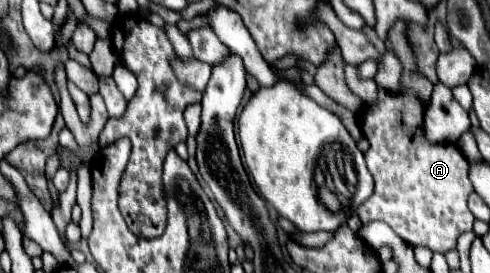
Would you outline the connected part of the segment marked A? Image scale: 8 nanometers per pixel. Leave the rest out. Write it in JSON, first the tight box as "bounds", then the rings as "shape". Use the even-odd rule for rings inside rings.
{"bounds":[356,20,474,254],"shape":[[[404,20],[392,24],[388,40],[402,64],[402,80],[398,92],[378,88],[378,98],[366,104],[366,112],[358,114],[362,136],[370,142],[370,154],[366,152],[364,156],[376,188],[372,198],[368,198],[356,214],[362,224],[374,220],[386,222],[410,246],[424,246],[444,254],[456,248],[458,236],[472,230],[474,224],[474,216],[466,204],[468,196],[474,192],[468,178],[468,162],[456,144],[434,144],[424,136],[424,110],[434,84],[418,72],[416,54],[406,38]]]}

